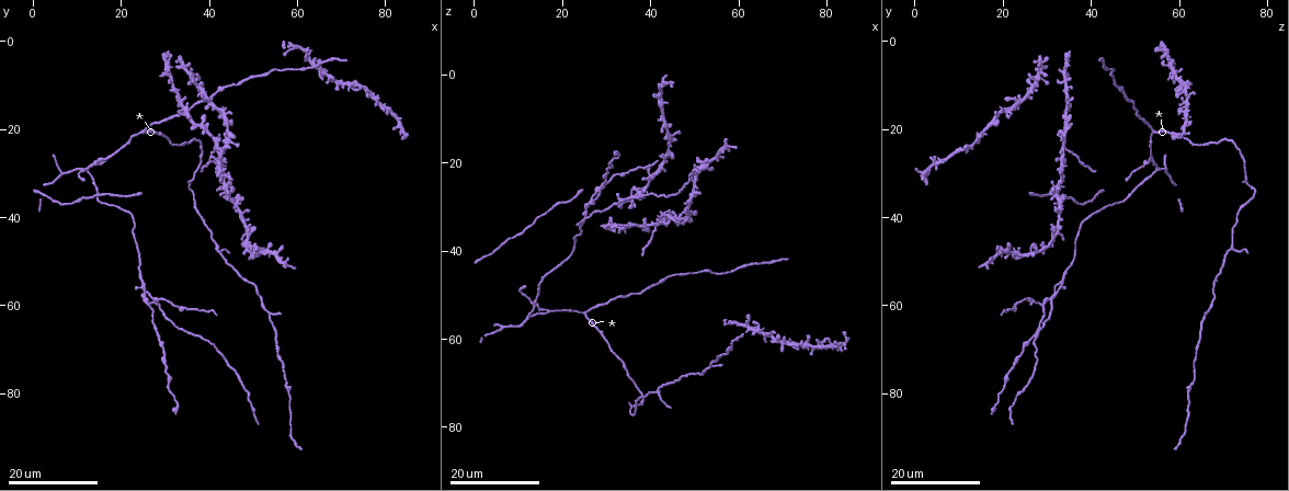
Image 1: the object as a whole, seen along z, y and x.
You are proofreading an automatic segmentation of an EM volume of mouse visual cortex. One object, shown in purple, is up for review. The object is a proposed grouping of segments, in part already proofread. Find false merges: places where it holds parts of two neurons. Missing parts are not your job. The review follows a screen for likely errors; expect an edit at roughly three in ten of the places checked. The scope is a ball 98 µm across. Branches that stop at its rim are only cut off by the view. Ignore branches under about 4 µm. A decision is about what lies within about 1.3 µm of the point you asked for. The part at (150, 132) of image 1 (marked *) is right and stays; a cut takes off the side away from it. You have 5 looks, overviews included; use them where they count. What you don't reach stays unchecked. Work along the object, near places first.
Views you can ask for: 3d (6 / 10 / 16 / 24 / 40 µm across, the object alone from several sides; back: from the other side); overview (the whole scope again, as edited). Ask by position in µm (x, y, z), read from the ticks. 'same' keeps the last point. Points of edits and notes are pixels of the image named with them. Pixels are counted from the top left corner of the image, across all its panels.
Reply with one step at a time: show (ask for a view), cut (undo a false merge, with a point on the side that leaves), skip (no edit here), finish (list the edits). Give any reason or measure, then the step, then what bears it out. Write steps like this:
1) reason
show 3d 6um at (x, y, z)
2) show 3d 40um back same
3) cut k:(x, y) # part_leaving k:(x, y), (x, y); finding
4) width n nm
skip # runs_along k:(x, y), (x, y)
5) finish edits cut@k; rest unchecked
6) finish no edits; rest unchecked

show 3d 16um at (11.0, 35.5, 36.0)

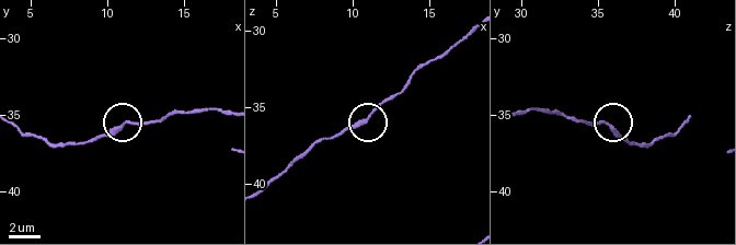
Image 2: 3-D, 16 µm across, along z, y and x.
zoom in
show 3d 6um at (10.6, 36.0, 36.2)

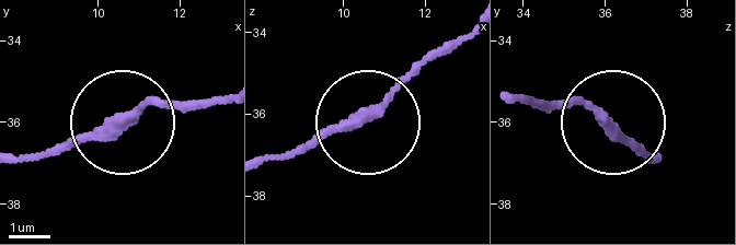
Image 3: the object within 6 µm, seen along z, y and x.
skip # one neuron here

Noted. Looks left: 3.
show 3d 24um at (12.5, 28.5, 55.0)

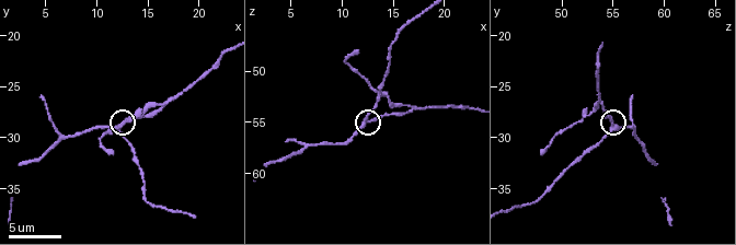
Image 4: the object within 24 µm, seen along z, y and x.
closer look
show 3d 10um at (12.0, 29.2, 54.8)

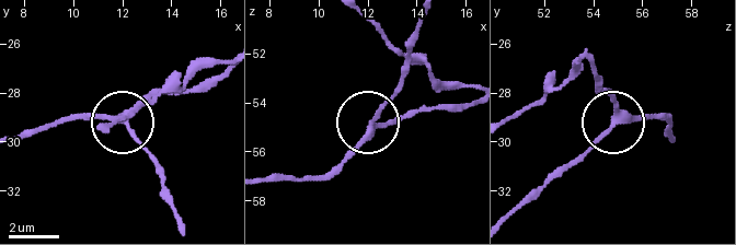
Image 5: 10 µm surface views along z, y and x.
side_arm 19 um; arms 3
skip # one neuron here

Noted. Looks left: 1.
two arms in line, one across
show 3d 16um at (16.8, 26.6, 53.6)

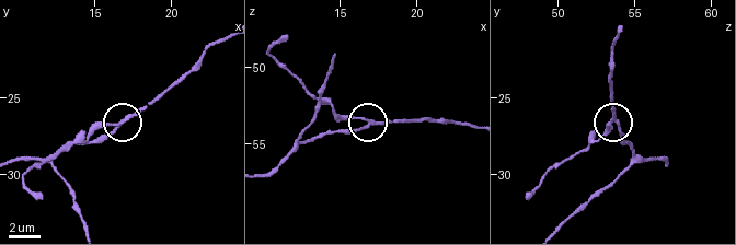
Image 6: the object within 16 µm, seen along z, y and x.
cut 6:(101, 121) # part_leaving 6:(124, 119), (102, 124), (35, 165), (25, 182), (42, 199); a second neuron is stuck on

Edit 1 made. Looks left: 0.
finish edits cut@6; rest unchecked

